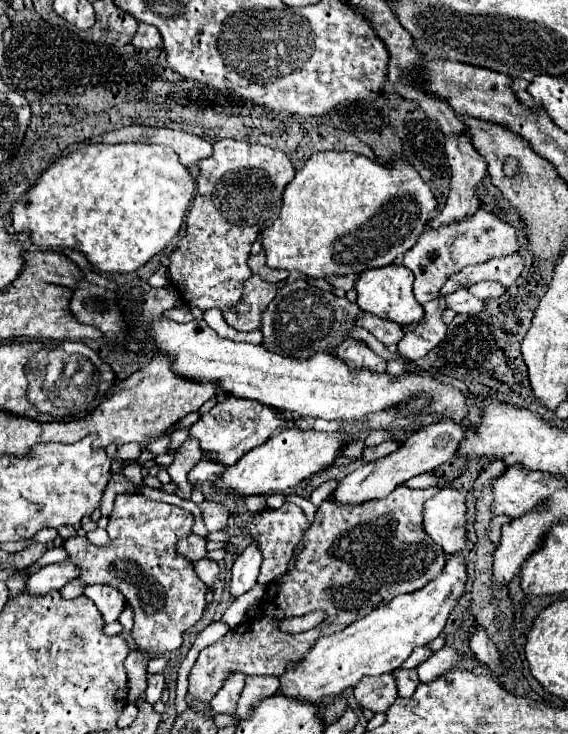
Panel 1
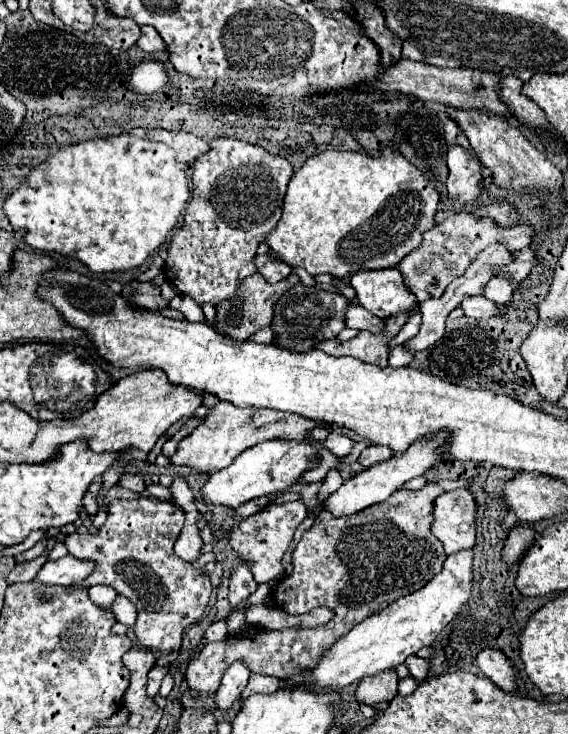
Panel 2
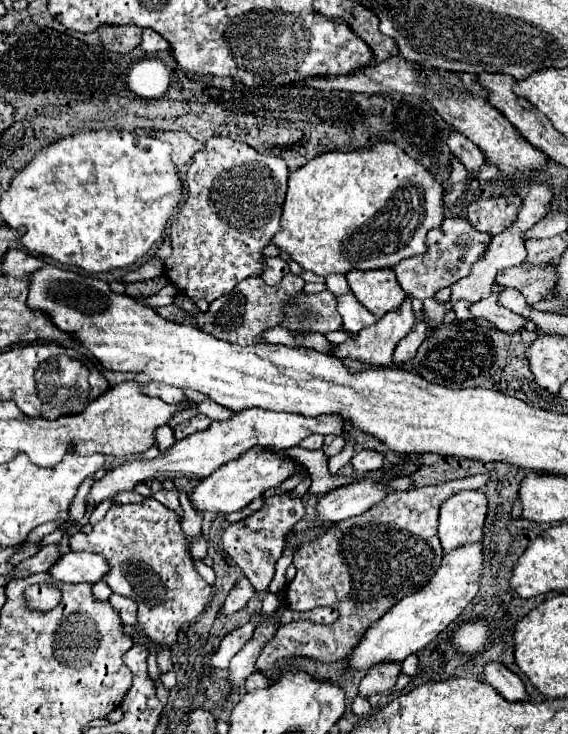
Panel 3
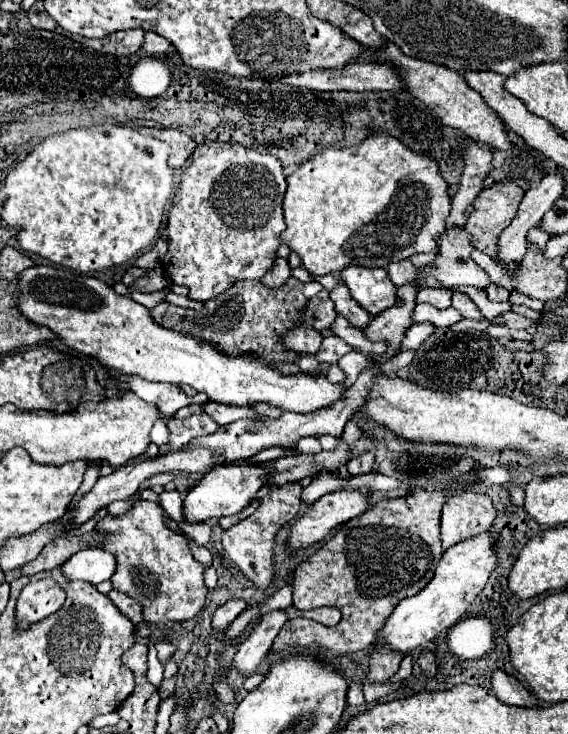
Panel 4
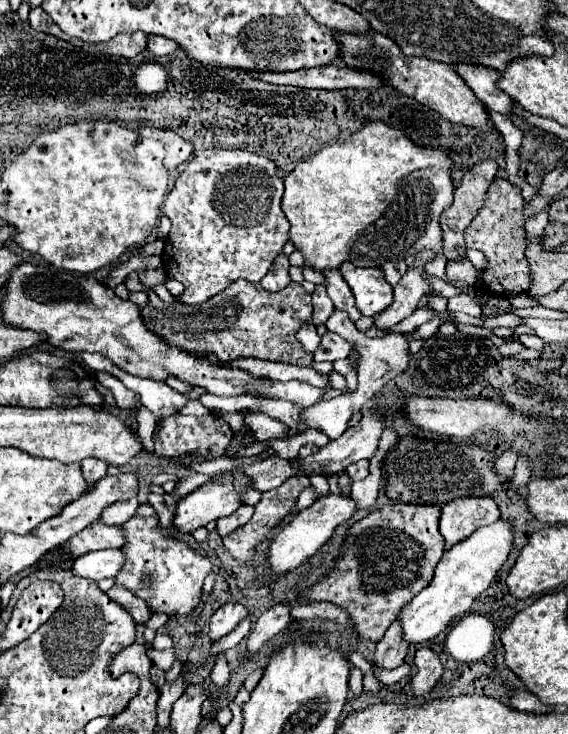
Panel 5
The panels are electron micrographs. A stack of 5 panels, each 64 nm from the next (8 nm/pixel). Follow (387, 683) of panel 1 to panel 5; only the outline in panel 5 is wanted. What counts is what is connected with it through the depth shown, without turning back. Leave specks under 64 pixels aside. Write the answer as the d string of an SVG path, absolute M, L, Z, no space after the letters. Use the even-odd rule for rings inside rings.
M392 622L392 626L382 636L382 640L376 644L372 664L382 670L394 670L404 662L406 652L408 646L400 644L400 628L396 628L396 622Z

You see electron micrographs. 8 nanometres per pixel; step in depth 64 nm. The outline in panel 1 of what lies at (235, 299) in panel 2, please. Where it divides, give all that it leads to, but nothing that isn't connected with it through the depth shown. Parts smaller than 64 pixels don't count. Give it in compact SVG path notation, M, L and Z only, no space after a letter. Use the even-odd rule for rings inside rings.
M256 274L250 276L244 284L244 300L240 302L240 308L224 312L226 322L236 330L258 330L260 314L272 302L272 296L276 296L278 288L280 284L268 284Z

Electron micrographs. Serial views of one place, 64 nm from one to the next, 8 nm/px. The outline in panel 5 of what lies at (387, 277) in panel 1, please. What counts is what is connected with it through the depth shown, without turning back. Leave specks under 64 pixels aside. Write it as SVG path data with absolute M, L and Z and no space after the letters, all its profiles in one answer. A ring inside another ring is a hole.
M348 262L340 266L340 272L364 316L376 316L392 304L392 286L386 282L382 268L358 268Z

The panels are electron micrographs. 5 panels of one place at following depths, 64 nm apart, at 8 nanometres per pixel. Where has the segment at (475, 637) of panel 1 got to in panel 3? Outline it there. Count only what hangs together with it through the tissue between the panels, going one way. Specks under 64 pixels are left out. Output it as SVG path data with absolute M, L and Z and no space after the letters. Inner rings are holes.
M486 662L484 678L506 700L526 700L526 690L522 680L512 670L508 670L502 662Z

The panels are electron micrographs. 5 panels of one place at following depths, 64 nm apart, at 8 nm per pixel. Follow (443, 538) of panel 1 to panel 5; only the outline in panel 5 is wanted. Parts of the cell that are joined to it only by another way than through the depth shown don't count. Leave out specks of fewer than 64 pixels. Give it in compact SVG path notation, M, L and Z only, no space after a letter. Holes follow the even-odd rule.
M468 496L452 500L442 506L440 532L446 548L472 536L478 528L494 524L500 518L500 510L490 496Z

